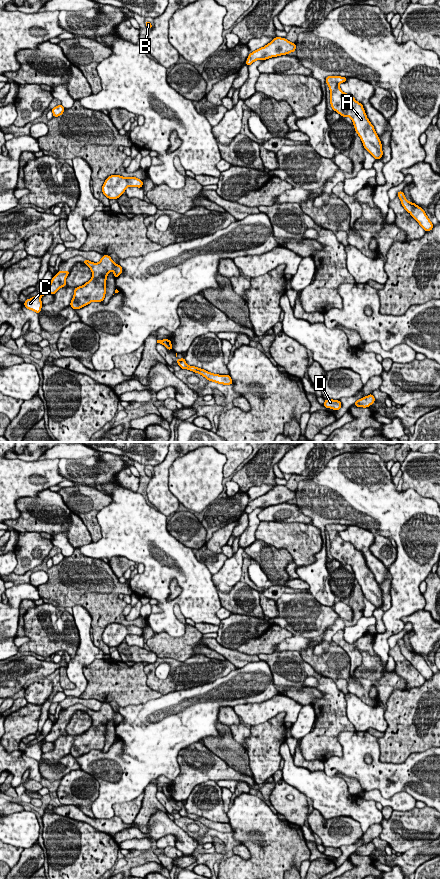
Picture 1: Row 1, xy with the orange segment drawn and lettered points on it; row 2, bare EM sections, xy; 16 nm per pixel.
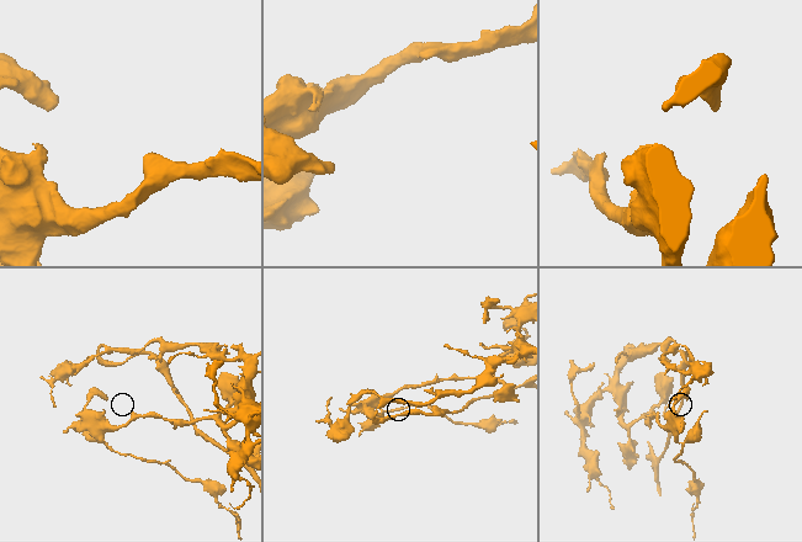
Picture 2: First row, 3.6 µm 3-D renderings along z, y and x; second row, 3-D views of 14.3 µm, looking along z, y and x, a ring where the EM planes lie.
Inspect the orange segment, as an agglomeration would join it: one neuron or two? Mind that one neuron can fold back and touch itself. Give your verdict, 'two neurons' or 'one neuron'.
two neurons

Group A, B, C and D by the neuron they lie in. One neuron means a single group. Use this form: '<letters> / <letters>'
A B C / D

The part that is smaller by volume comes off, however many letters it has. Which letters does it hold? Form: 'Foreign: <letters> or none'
Foreign: D

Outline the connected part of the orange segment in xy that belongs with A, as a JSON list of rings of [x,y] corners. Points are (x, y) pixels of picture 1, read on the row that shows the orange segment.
[[[328,76],[326,83],[330,89],[330,104],[334,111],[342,117],[350,117],[355,127],[356,133],[361,138],[364,148],[375,157],[381,159],[383,155],[382,144],[368,120],[363,108],[363,104],[357,102],[350,94],[344,93],[339,84],[346,82],[348,78],[341,76]]]

